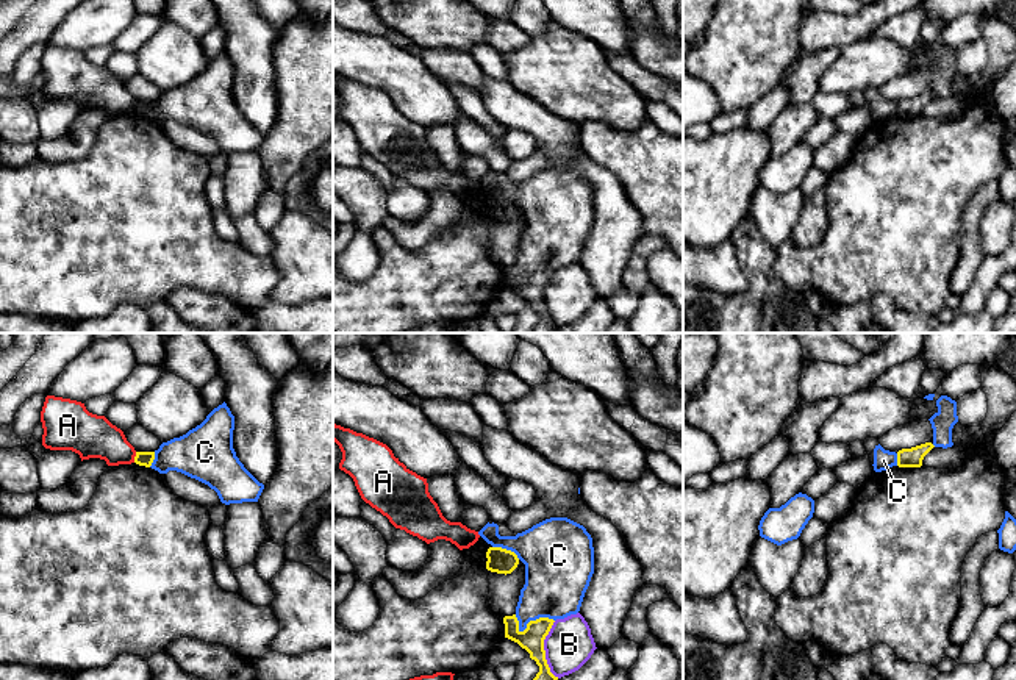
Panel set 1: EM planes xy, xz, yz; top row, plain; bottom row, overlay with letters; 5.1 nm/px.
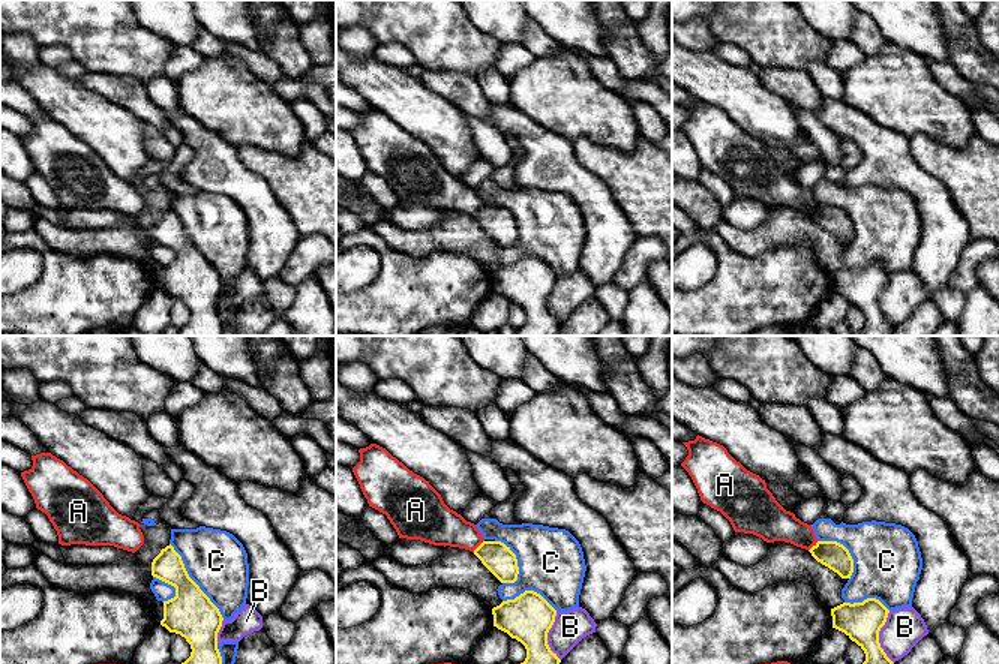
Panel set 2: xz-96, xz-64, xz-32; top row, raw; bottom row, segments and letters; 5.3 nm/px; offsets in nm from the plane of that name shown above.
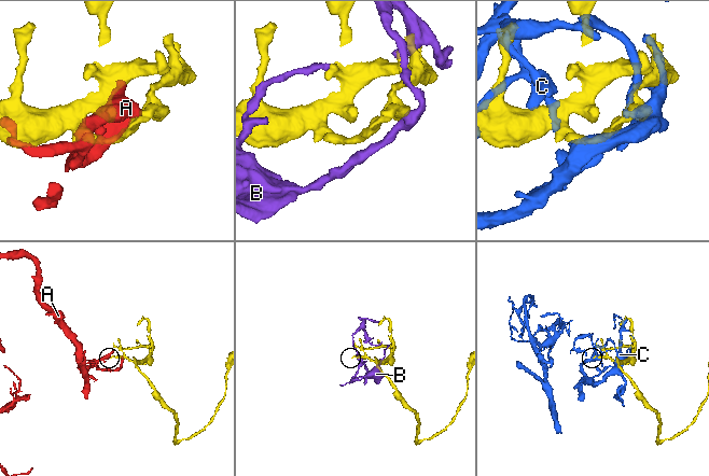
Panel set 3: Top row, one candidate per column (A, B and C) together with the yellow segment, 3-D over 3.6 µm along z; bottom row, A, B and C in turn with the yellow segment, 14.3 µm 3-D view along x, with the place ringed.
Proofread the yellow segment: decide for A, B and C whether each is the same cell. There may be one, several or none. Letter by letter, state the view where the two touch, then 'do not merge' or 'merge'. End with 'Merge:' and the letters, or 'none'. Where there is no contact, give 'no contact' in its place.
A: meets yellow in xy; do not merge
B: meets yellow in xz; do not merge
C: meets yellow in xz; do not merge
Merge: none

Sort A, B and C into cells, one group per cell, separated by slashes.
A / B / C

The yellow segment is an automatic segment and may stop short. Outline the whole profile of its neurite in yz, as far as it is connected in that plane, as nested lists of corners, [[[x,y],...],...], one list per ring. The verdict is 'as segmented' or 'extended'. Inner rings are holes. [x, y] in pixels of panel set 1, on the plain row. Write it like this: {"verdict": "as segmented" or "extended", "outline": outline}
{"verdict": "as segmented", "outline": [[[925,92],[911,98],[902,98],[897,102],[899,117],[921,117],[924,106],[933,98],[932,92]]]}

